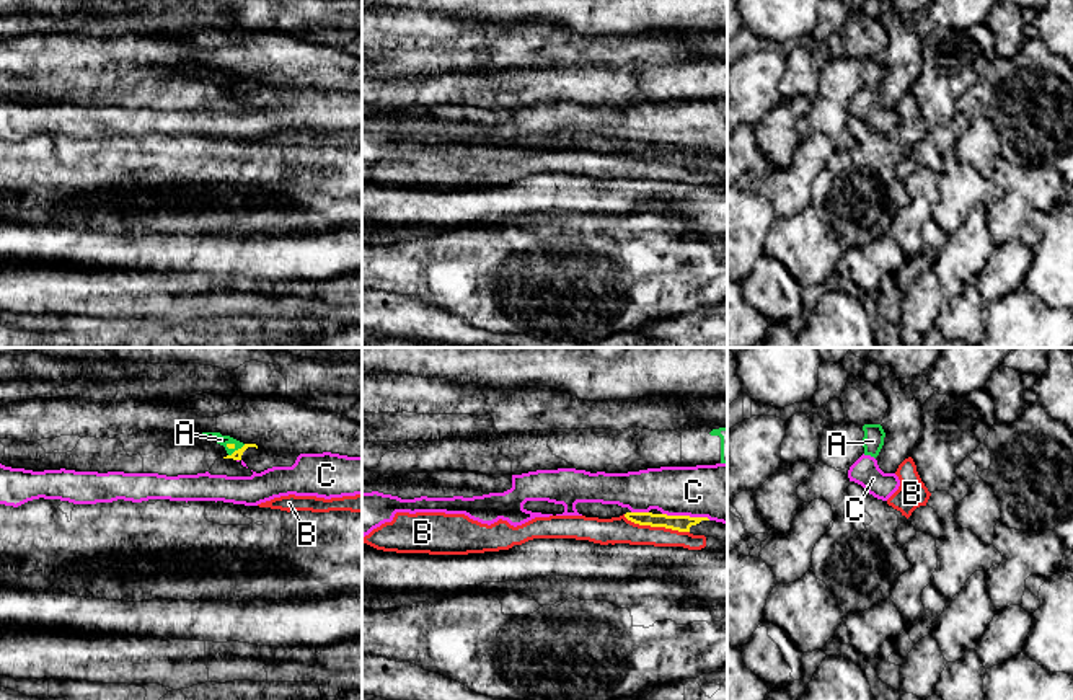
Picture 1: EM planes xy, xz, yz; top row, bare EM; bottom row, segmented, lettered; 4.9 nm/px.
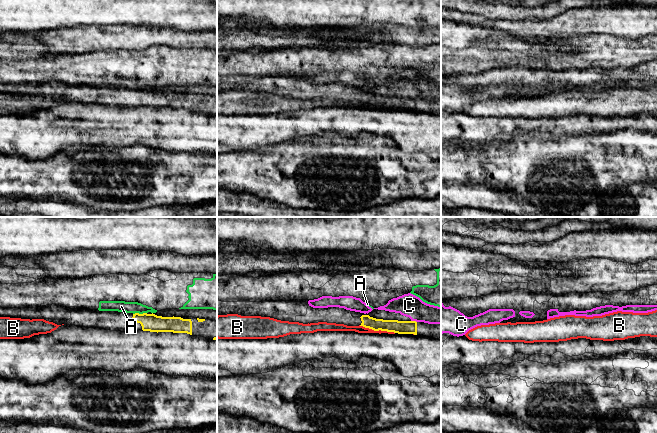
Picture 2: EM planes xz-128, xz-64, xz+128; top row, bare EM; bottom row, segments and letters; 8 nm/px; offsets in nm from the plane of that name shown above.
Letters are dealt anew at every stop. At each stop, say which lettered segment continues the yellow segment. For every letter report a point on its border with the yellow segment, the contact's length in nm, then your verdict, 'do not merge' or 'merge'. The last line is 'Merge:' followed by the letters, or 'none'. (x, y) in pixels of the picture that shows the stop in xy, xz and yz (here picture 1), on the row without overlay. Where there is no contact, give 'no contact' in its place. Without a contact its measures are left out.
A: contact xy (238, 84); length 110 nm; do not merge
B: contact xz (656, 160); length 340 nm; do not merge
C: contact xz (687, 150); length 240 nm; do not merge
Merge: none

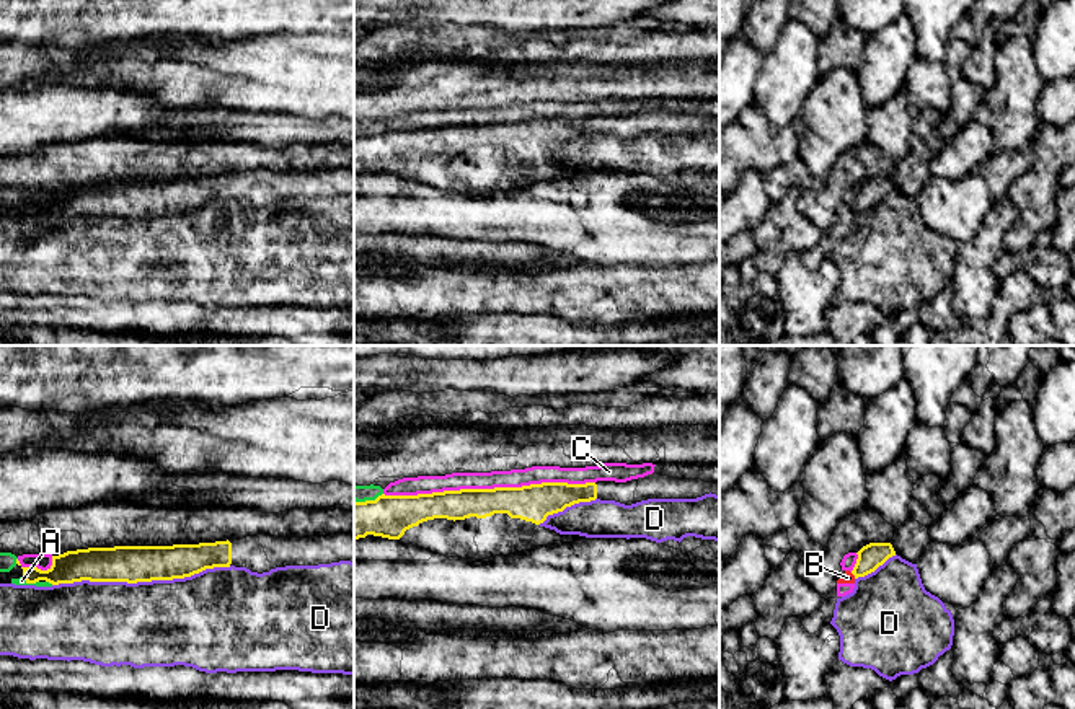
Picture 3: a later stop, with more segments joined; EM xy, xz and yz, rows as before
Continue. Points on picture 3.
A: contact xy (30, 217); length 90 nm; do not merge
B: contact yz (853, 209); length 40 nm; do not merge
C: contact xz (488, 124); length 1050 nm; do not merge
D: contact xy (141, 215); length 900 nm; do not merge
Merge: none

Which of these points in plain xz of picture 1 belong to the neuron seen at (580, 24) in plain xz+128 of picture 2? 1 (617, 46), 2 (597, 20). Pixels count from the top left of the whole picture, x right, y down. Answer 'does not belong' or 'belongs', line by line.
1: belongs
2: does not belong

